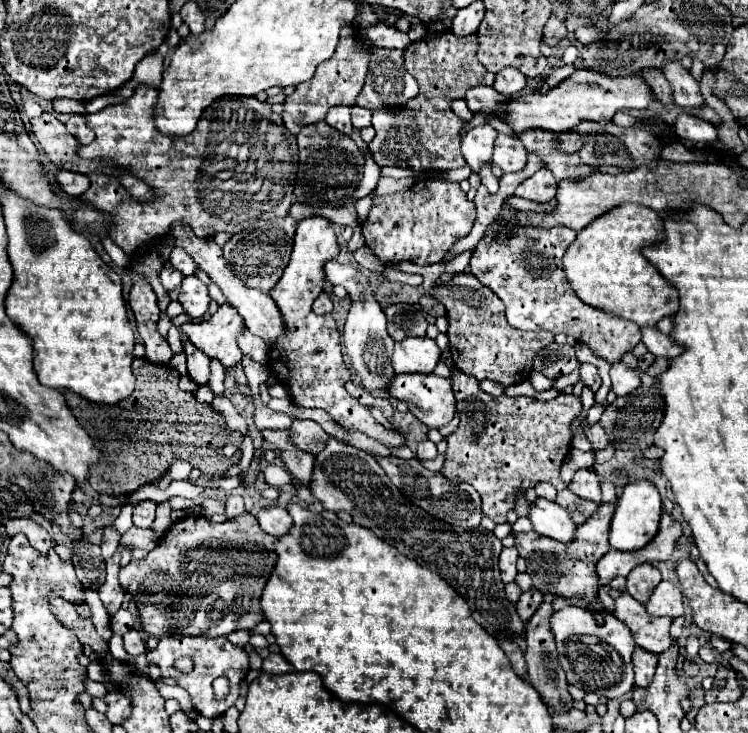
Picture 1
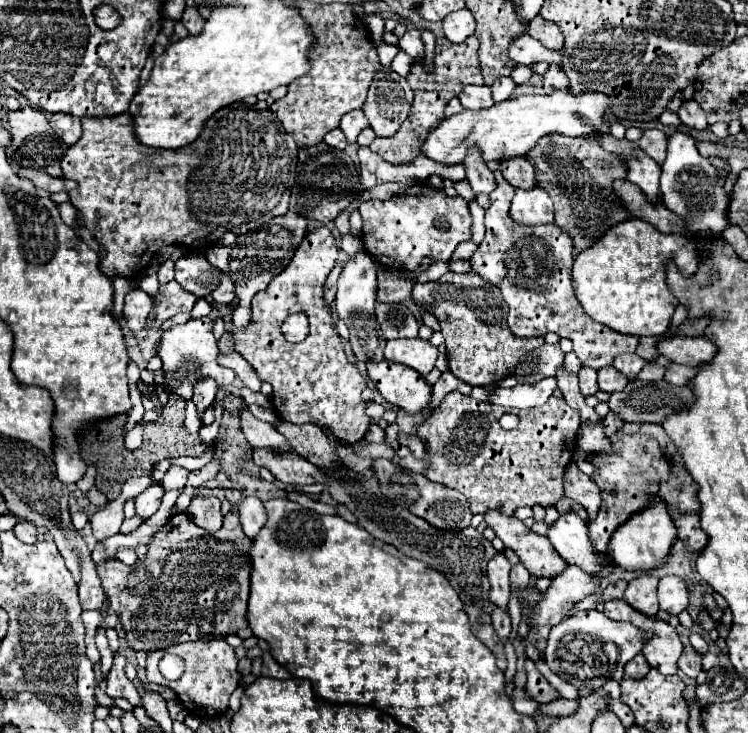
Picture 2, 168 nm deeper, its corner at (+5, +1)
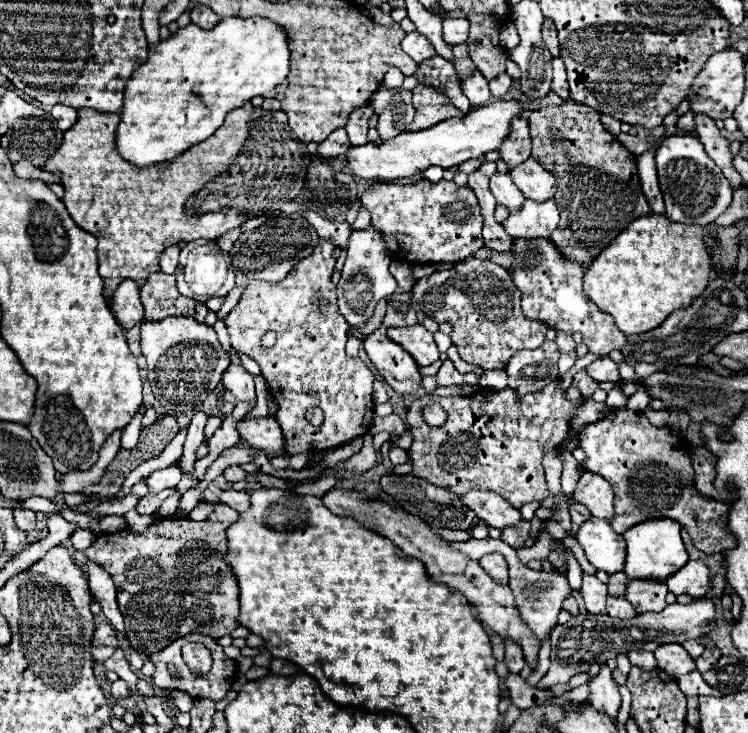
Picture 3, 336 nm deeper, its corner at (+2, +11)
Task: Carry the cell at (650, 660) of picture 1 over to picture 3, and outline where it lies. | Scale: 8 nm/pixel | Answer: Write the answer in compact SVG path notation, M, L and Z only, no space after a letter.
M632 650L628 652L628 658L632 662L632 666L638 666L638 668L644 668L644 670L654 670L658 664L656 664L656 658L654 658L654 652L646 652L646 650Z

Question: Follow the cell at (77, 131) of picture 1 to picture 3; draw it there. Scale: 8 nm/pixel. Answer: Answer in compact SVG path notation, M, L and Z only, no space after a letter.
M56 104L56 106L52 108L50 114L54 116L54 120L56 120L56 124L58 124L60 130L68 130L68 128L72 128L72 126L76 124L76 120L78 120L78 112L76 112L74 108L70 108L70 106L62 106L62 104Z

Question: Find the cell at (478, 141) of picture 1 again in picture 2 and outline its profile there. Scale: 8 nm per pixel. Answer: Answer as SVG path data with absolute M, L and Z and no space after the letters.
M471 146L467 150L467 156L465 156L465 172L467 172L467 180L473 188L475 194L489 194L495 186L495 178L493 178L493 172L487 168L487 162L483 160L483 152L481 148L477 146Z

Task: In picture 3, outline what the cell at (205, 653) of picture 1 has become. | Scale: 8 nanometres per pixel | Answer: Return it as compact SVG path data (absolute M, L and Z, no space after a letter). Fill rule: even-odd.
M192 632L192 634L188 634L188 636L180 638L180 640L176 640L172 646L168 646L168 648L164 648L164 650L152 654L150 660L152 660L154 666L156 666L156 672L154 672L154 676L152 676L154 686L158 686L158 688L162 688L162 690L182 690L182 692L190 694L192 698L210 698L210 700L214 700L214 702L218 702L218 700L224 698L224 694L230 690L232 680L234 680L234 674L236 674L236 662L224 656L222 646L218 646L216 640L212 640L210 636L202 636L202 634L198 634L198 632ZM184 642L202 642L202 644L212 652L214 664L212 664L212 670L210 670L208 676L196 676L196 674L192 674L192 672L188 670L188 666L186 666L184 660L182 660L182 654L180 654L180 648L184 646ZM166 662L174 662L174 664L178 666L180 678L172 678L172 676L168 674Z

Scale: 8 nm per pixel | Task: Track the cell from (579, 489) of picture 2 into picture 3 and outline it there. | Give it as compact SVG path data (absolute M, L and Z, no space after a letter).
M582 472L572 496L576 498L576 502L584 504L596 518L610 520L614 516L614 492L602 476Z

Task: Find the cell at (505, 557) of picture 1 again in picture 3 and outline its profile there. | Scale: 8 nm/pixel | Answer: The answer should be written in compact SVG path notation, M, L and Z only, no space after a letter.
M486 554L480 558L480 566L498 584L508 584L508 564L502 554Z

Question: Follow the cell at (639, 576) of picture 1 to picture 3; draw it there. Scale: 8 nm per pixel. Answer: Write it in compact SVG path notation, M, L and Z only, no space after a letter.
M630 580L626 588L626 600L636 608L638 614L660 612L666 604L666 584L648 584L648 580Z

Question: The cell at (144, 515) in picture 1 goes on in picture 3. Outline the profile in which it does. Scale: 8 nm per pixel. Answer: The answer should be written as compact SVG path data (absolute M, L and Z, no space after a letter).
M168 466L164 470L154 470L146 480L150 492L162 492L166 488L176 488L182 478L182 472L178 466Z

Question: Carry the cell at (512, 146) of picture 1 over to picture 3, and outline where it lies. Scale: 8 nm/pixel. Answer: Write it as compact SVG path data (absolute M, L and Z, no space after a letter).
M532 158L514 166L510 170L510 178L514 180L514 184L520 188L520 192L528 200L546 202L546 200L554 198L554 194L556 194L554 176L548 170L544 170L540 164L536 164L536 160L532 160Z

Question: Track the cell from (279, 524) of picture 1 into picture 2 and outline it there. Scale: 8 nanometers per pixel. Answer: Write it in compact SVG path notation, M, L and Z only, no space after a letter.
M249 496L239 504L239 516L241 516L241 526L243 532L253 538L257 536L257 532L265 526L267 522L267 512L263 502L257 496Z

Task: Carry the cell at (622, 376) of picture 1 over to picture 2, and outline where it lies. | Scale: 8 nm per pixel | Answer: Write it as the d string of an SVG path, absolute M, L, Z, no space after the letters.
M605 366L605 368L601 368L599 372L599 390L603 390L603 392L619 392L619 390L623 390L625 386L627 386L627 378L625 378L625 374L621 374L619 370L615 370L615 366Z

